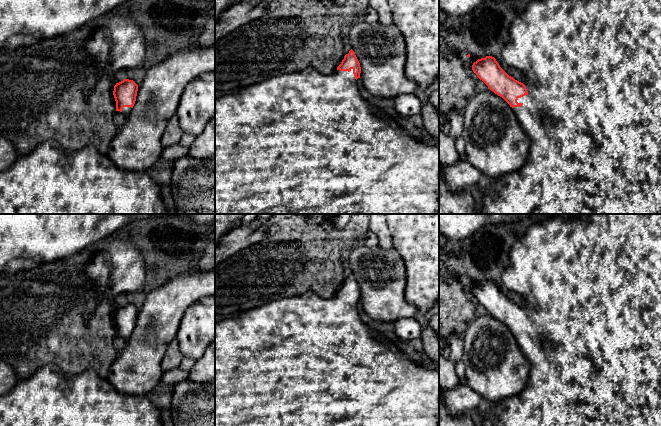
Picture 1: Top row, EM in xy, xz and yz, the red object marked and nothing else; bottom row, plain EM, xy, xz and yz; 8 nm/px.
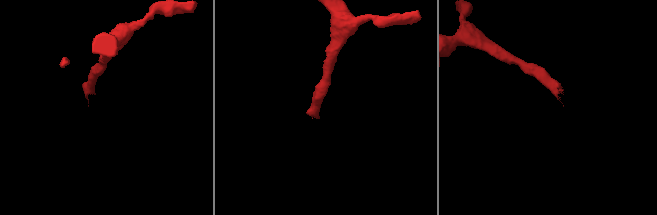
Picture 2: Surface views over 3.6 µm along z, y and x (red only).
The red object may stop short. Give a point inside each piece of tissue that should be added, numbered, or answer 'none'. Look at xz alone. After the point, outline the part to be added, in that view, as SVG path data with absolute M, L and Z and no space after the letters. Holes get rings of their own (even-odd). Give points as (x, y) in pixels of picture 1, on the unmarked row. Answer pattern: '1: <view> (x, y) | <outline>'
1: xz (300, 361) | M307 292L301 296L279 299L246 311L235 318L215 323L215 426L439 426L439 368L423 368L398 348L387 346L375 338L359 317L353 293L350 296L336 294L331 299L323 299L313 292Z

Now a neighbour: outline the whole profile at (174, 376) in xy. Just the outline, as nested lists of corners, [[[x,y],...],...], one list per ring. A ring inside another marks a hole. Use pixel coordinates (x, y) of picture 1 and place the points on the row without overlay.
[[[178,368],[164,372],[161,383],[169,386],[175,386],[181,381],[187,380],[189,377],[189,371],[185,371]]]

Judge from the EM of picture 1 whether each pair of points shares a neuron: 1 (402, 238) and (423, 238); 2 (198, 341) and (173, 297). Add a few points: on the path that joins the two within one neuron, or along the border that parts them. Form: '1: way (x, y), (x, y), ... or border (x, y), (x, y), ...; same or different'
1: way (407, 238), (418, 236); same
2: border (200, 299), (185, 311), (175, 337); different

